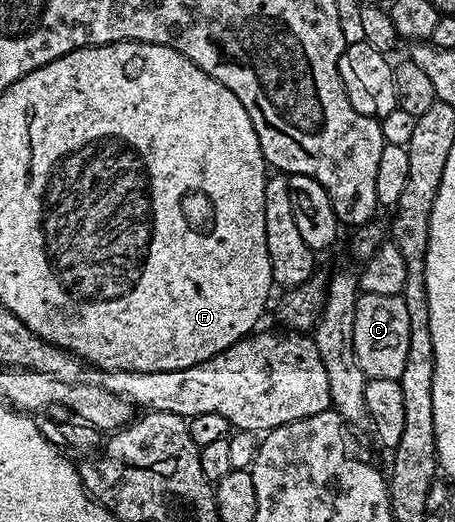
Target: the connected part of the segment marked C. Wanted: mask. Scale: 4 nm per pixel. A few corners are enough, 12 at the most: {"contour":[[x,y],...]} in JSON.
{"contour":[[362,294],[356,360],[367,379],[401,379],[408,308],[401,296]]}

